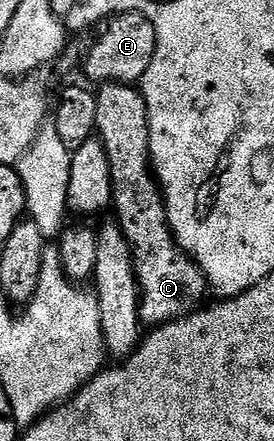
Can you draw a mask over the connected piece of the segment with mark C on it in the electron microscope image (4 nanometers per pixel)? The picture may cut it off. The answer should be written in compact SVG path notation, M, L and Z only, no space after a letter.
M133 84L102 85L103 89L95 92L97 102L97 139L105 146L105 154L109 154L109 170L113 178L113 213L119 229L131 247L135 259L135 276L139 280L139 318L144 325L158 326L170 320L178 320L192 307L194 300L202 298L209 292L207 279L195 261L179 247L171 227L167 225L167 207L163 204L163 193L151 167L151 147L149 146L149 114L142 91Z

